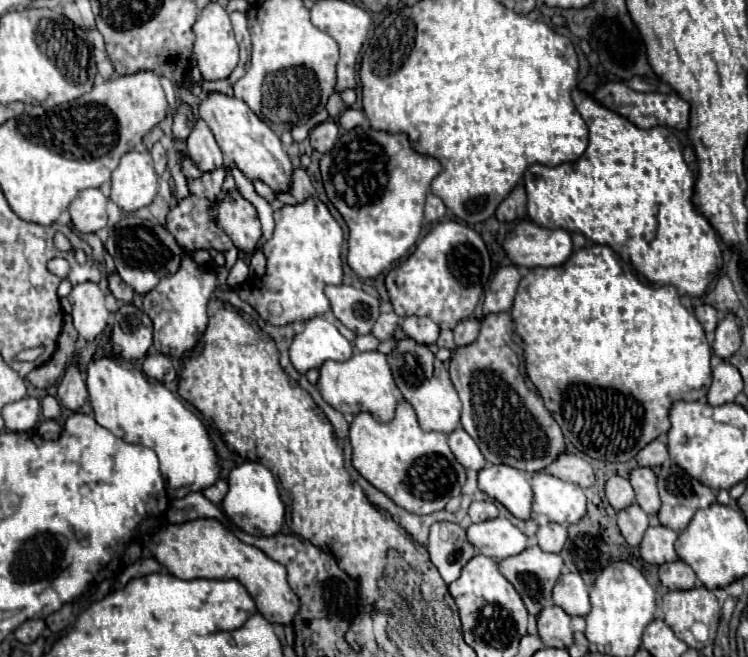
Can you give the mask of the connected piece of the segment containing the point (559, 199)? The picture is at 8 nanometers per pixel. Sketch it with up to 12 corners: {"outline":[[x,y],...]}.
{"outline":[[584,91],[580,159],[526,169],[528,217],[700,297],[720,245],[668,127]]}

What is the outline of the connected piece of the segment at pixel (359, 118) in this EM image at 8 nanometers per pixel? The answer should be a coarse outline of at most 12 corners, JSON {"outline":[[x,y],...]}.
{"outline":[[346,109],[340,115],[340,125],[346,131],[366,121],[358,109]]}

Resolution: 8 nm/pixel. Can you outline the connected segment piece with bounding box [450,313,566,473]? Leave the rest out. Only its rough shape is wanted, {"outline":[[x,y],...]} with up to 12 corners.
{"outline":[[482,317],[454,351],[462,427],[486,461],[536,473],[566,451],[506,343]]}

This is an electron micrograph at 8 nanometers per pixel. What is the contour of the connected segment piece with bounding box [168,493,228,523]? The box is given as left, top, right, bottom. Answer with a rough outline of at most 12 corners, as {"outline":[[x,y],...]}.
{"outline":[[188,493],[170,501],[168,519],[182,523],[196,515],[224,513],[202,493]]}

